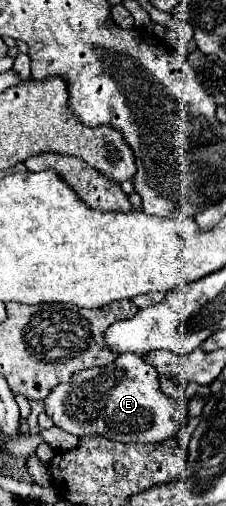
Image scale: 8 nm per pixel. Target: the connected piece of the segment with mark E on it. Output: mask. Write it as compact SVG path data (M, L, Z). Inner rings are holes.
M120 354L110 366L104 368L88 368L72 376L70 382L60 384L54 392L44 400L46 414L52 418L56 426L62 430L82 438L86 434L98 434L108 440L124 442L124 444L160 444L172 436L186 424L184 408L170 396L160 390L158 372L138 354Z

